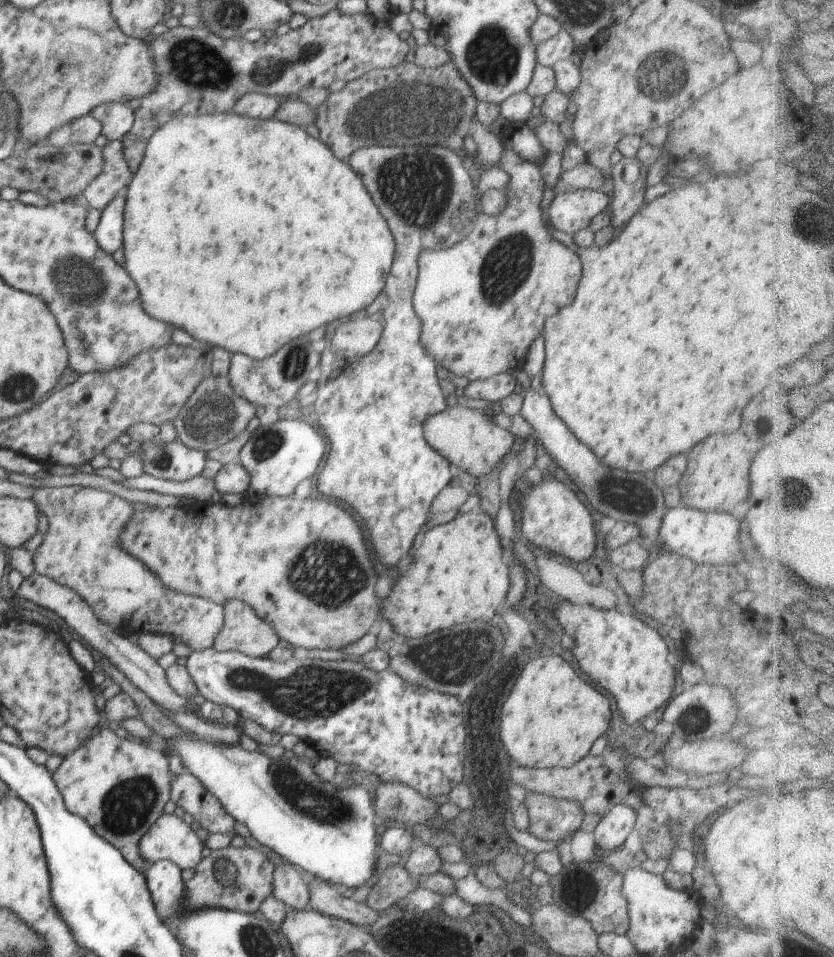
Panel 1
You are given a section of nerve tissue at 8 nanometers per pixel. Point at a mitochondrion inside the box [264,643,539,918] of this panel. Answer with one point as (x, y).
(310, 797)

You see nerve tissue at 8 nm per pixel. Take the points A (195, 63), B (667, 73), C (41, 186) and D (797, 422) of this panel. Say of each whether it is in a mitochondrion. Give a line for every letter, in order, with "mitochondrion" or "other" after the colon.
A: mitochondrion
B: mitochondrion
C: other
D: other

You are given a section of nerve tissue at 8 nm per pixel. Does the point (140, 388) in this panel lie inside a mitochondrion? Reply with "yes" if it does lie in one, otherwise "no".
yes

